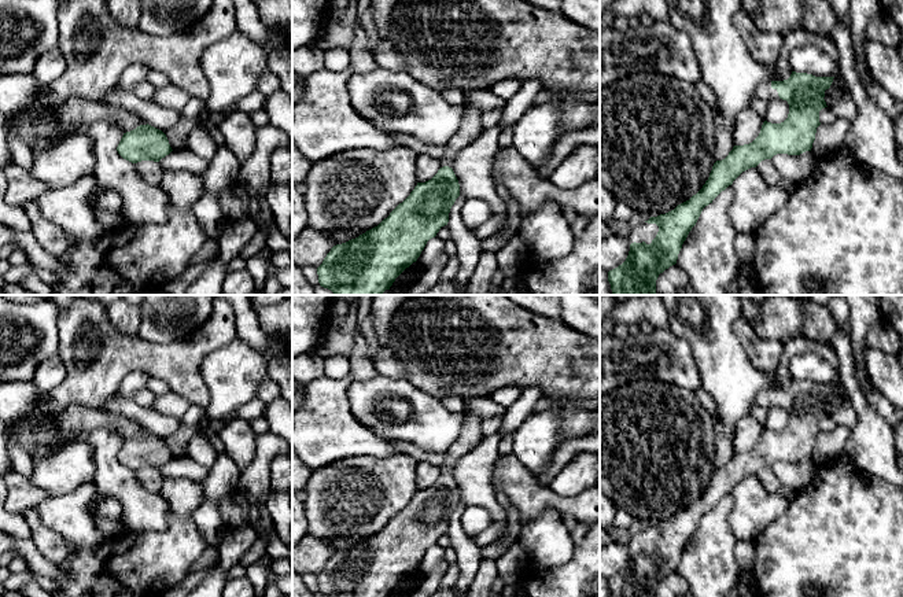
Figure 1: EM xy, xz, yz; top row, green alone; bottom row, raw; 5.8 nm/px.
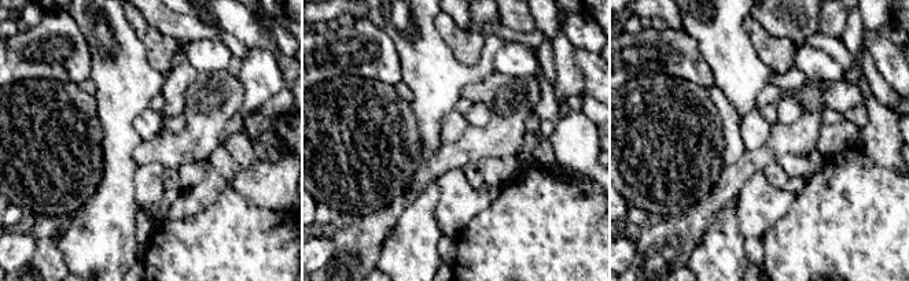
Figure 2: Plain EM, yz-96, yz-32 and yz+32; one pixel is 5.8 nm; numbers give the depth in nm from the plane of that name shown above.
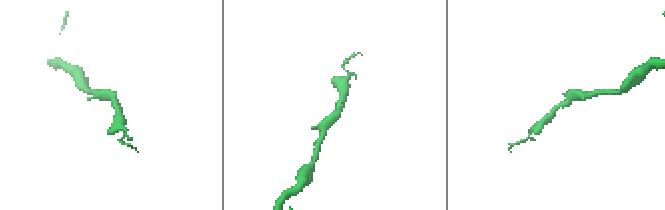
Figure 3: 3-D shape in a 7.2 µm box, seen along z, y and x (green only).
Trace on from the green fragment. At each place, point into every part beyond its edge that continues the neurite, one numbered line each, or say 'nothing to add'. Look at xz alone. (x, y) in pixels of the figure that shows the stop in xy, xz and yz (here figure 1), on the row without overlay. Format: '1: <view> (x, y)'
1: xz (471, 435)

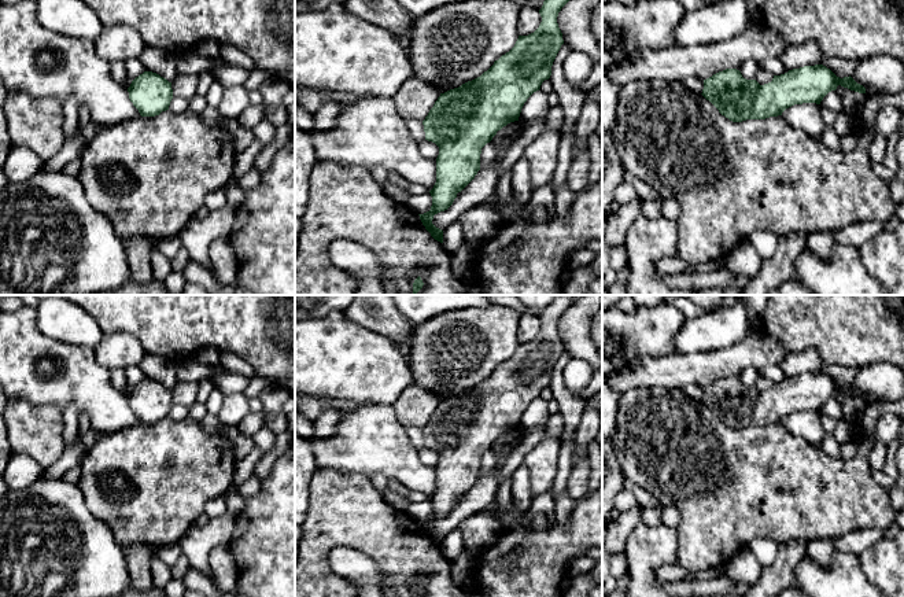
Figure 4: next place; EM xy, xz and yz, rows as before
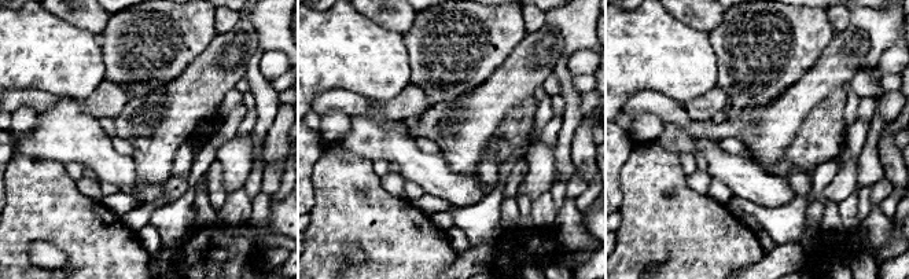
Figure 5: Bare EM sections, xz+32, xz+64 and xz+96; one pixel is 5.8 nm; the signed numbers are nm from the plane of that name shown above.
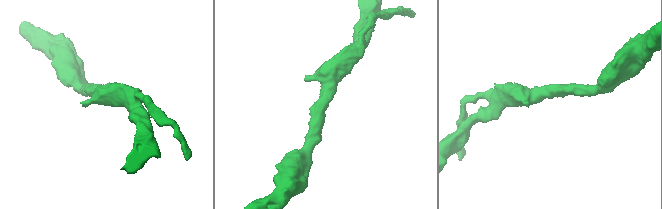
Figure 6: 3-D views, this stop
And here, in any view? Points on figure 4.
nothing to add

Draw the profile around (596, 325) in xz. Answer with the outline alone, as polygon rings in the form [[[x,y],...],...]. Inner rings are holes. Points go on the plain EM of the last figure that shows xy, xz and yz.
[[[602,306],[594,314],[591,324],[591,339],[598,349],[602,349]]]

